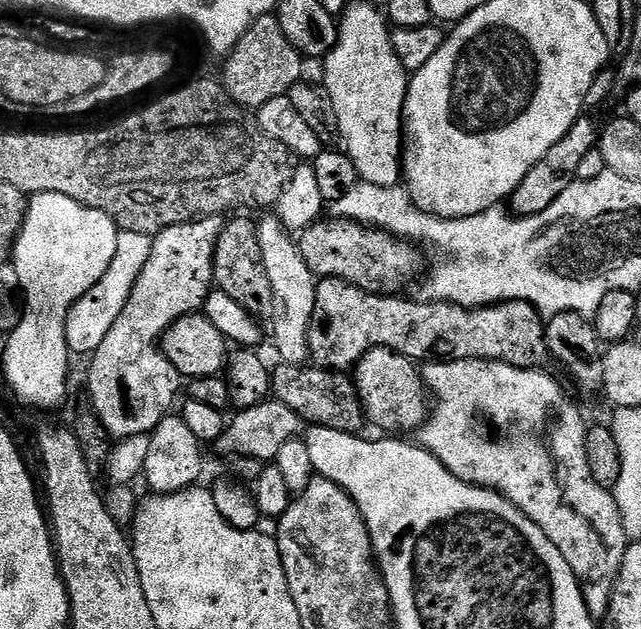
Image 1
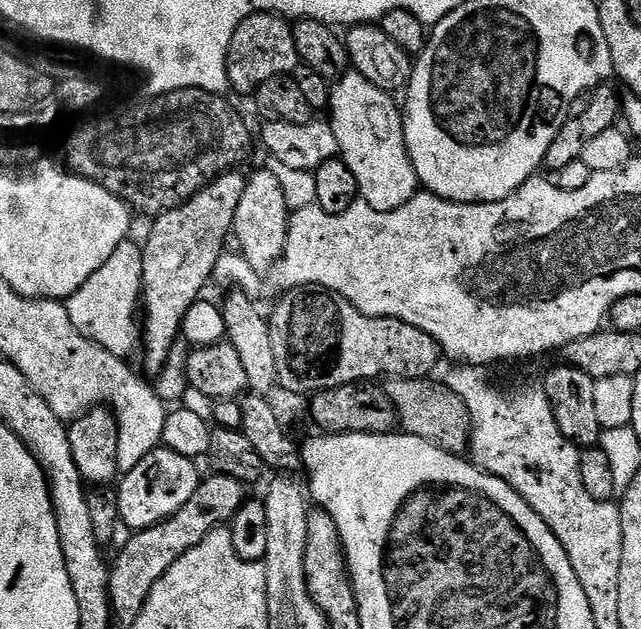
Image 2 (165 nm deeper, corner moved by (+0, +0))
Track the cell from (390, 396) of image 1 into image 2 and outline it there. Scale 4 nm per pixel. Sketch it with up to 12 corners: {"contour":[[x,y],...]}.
{"contour":[[392,378],[399,427],[456,455],[469,408],[446,382]]}

